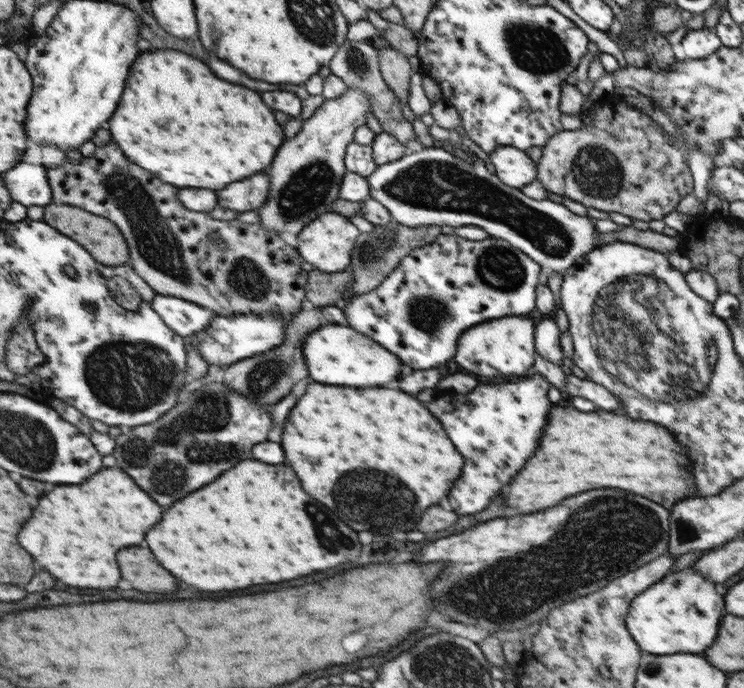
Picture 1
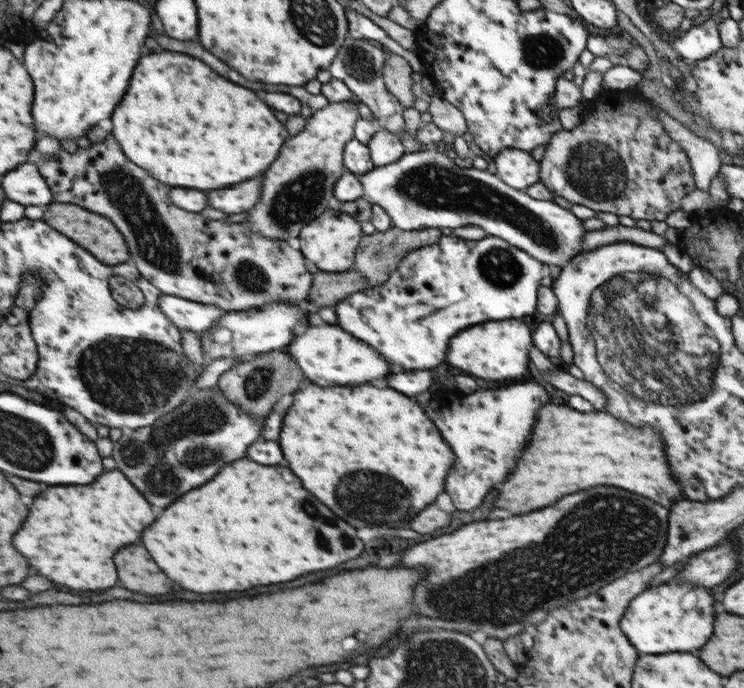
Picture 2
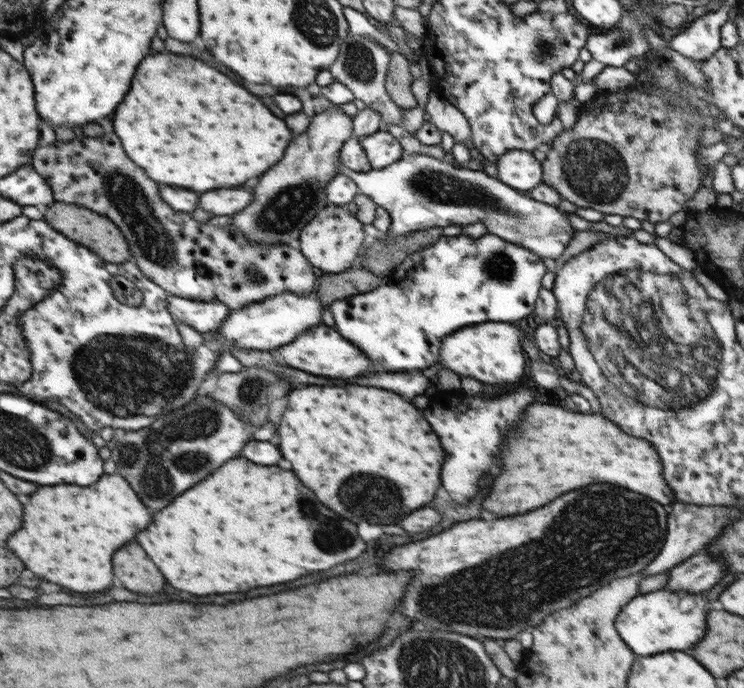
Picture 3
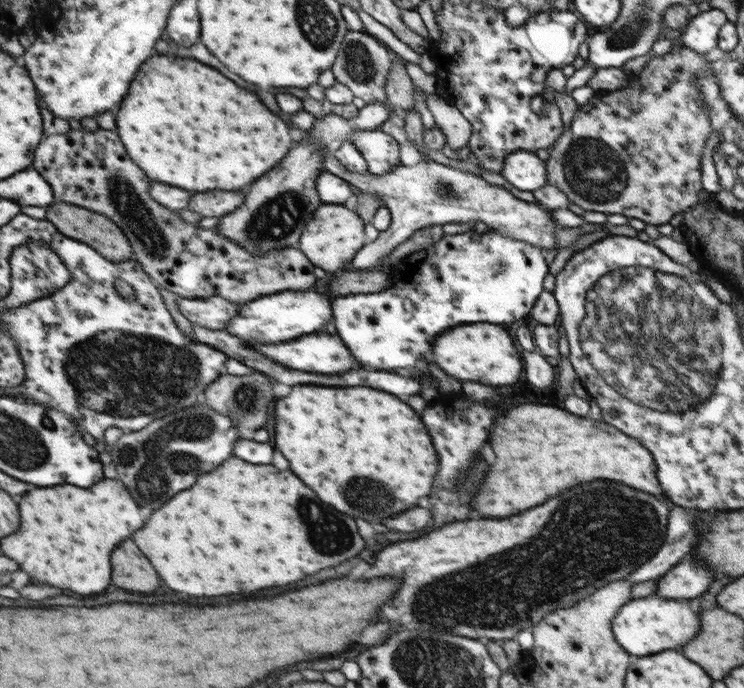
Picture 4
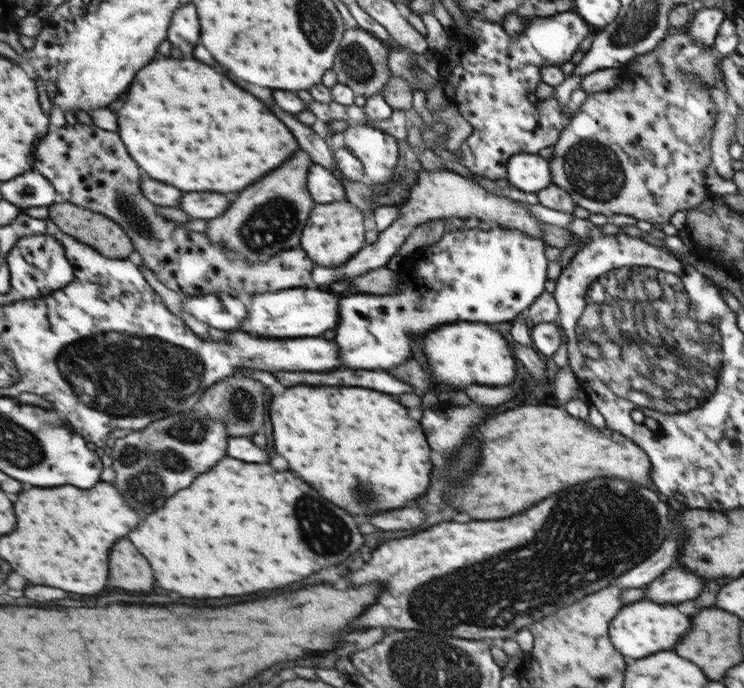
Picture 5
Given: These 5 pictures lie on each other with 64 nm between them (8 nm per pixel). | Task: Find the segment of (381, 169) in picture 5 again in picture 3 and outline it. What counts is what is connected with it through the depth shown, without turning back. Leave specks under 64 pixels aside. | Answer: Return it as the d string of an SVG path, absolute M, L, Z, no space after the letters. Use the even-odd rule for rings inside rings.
M385 129L377 130L367 137L359 139L358 142L366 152L373 170L387 167L391 163L397 162L402 156L401 146L397 144L397 140L391 134L387 134Z

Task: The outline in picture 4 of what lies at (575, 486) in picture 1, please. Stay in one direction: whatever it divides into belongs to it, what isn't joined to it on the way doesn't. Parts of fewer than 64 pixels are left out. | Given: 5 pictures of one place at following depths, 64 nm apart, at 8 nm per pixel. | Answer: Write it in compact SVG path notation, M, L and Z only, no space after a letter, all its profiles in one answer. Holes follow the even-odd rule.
M521 404L513 408L511 412L507 412L507 416L503 416L503 420L499 420L499 428L495 428L495 440L491 440L491 448L495 454L495 462L489 464L487 476L475 496L477 500L473 498L471 502L473 510L477 508L477 512L483 514L485 518L503 518L503 516L519 514L575 484L591 482L599 478L621 482L635 490L647 492L657 500L667 498L655 478L653 458L637 440L621 434L619 430L615 430L605 422L595 422L583 416L575 416L569 414L566 409L561 410L561 408L543 406L543 404Z

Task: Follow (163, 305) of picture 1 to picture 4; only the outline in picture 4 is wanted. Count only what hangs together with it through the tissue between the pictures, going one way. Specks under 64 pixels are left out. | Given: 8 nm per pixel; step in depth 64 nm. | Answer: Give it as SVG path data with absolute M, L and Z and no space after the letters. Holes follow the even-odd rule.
M224 296L210 298L183 298L177 300L178 310L192 324L211 330L225 331L243 305L231 302Z

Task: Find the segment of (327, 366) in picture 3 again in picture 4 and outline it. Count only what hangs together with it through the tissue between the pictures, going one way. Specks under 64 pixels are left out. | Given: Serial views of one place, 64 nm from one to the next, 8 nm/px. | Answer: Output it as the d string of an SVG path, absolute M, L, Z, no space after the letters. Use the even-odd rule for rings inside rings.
M326 330L307 334L307 336L301 336L301 338L297 338L297 340L291 340L291 344L289 344L289 342L287 342L287 344L248 344L248 342L245 342L244 345L251 347L260 355L268 356L271 360L281 364L281 366L289 366L289 368L293 368L293 370L305 370L305 372L317 372L317 374L345 374L347 370L357 368L357 362L355 362L353 356L349 354L347 346L337 338L336 333L330 334Z

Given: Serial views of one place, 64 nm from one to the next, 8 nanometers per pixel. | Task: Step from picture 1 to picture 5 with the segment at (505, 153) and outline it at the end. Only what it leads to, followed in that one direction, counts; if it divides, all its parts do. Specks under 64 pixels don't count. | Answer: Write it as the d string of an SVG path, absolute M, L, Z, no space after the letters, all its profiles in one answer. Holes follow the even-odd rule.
M537 153L510 156L506 164L505 178L517 190L535 194L552 184L549 160L539 158Z

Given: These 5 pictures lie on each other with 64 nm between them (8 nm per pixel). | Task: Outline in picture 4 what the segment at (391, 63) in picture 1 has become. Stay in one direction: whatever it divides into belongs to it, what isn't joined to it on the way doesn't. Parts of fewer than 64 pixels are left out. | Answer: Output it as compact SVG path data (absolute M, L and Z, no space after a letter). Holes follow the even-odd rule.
M392 55L391 59L392 64L384 84L387 102L394 108L410 110L413 108L415 87L404 68L405 61L396 55Z

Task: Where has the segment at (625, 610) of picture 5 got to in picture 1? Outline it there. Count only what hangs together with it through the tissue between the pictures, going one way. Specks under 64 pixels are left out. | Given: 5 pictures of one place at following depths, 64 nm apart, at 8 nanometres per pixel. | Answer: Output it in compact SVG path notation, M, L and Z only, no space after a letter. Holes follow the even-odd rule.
M693 567L666 573L647 587L647 592L635 596L635 608L631 608L631 636L639 640L639 648L649 654L675 654L689 652L699 654L711 646L719 618L723 610L723 598L715 592L713 581L709 582Z

